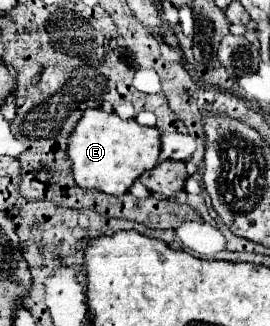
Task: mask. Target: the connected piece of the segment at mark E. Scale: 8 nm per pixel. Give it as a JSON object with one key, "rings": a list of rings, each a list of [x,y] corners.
{"rings":[[[100,108],[86,110],[70,136],[68,158],[72,160],[74,180],[80,188],[94,188],[112,196],[120,196],[148,170],[160,162],[158,128],[140,126],[136,120],[122,120],[118,114],[106,114]]]}

